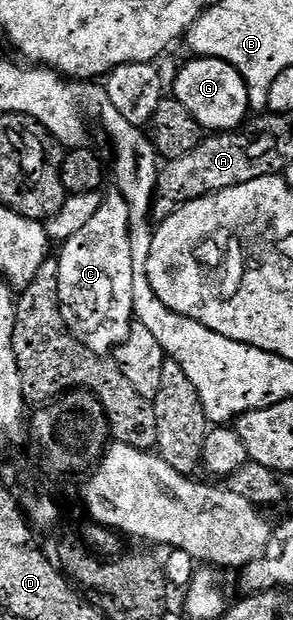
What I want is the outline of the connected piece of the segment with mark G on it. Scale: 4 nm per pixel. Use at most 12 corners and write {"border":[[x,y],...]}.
{"border":[[221,58],[192,59],[172,97],[205,132],[248,119],[249,86]]}

